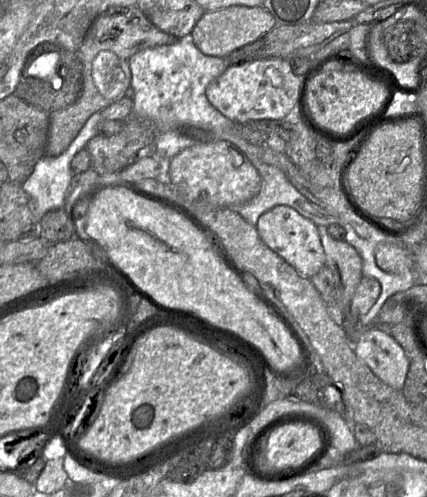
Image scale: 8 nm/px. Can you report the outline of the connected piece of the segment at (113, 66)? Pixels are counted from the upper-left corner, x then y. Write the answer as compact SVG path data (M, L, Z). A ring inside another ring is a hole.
M137 6L109 9L100 14L89 27L78 51L83 62L82 95L74 104L53 113L49 120L45 155L61 155L91 115L126 96L131 85L129 59L132 55L175 40L177 38L155 27Z

